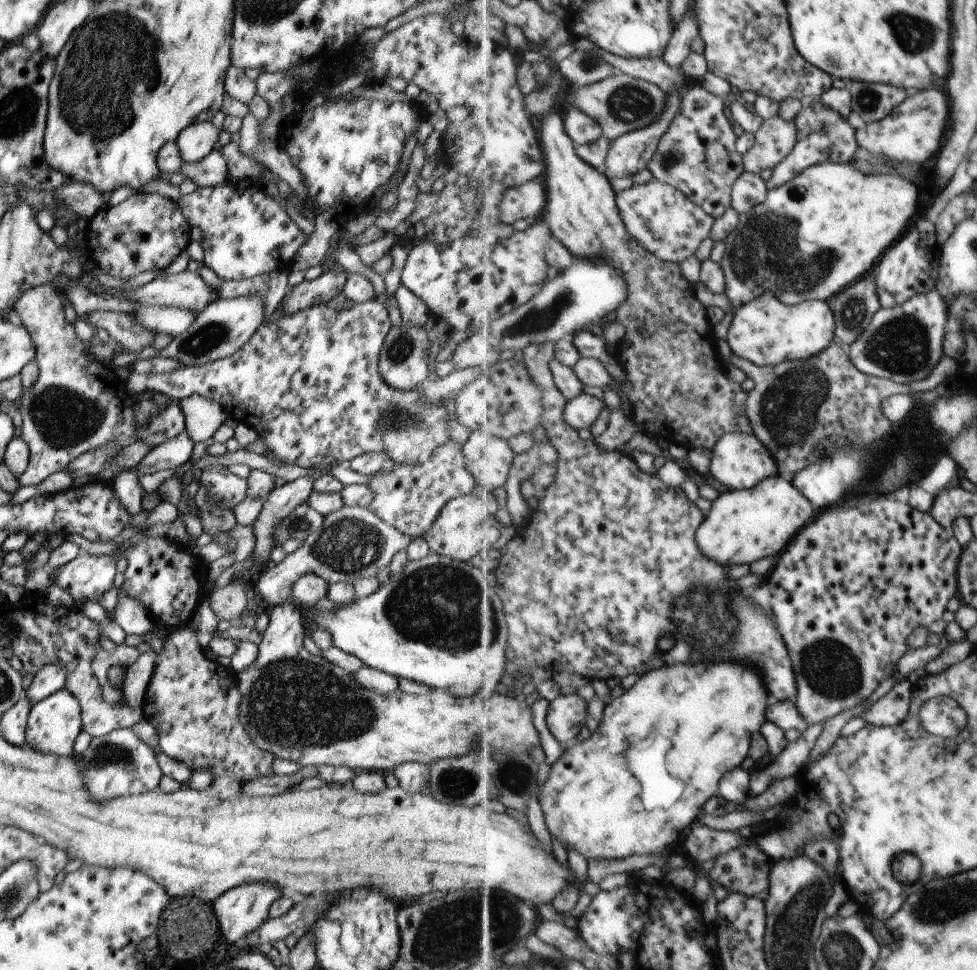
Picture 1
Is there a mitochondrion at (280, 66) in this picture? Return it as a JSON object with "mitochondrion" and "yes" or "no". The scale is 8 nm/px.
{"mitochondrion":"no"}

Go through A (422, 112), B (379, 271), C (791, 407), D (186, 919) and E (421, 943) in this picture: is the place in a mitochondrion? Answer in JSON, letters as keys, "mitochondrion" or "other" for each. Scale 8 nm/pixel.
{"A":"other","B":"other","C":"mitochondrion","D":"mitochondrion","E":"mitochondrion"}

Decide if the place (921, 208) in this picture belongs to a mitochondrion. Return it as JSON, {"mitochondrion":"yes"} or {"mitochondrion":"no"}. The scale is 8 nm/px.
{"mitochondrion":"no"}

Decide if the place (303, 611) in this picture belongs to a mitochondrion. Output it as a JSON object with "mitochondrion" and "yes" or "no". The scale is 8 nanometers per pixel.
{"mitochondrion":"no"}

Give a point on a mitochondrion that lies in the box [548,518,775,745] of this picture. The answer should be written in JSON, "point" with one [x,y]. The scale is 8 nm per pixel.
{"point":[708,616]}

